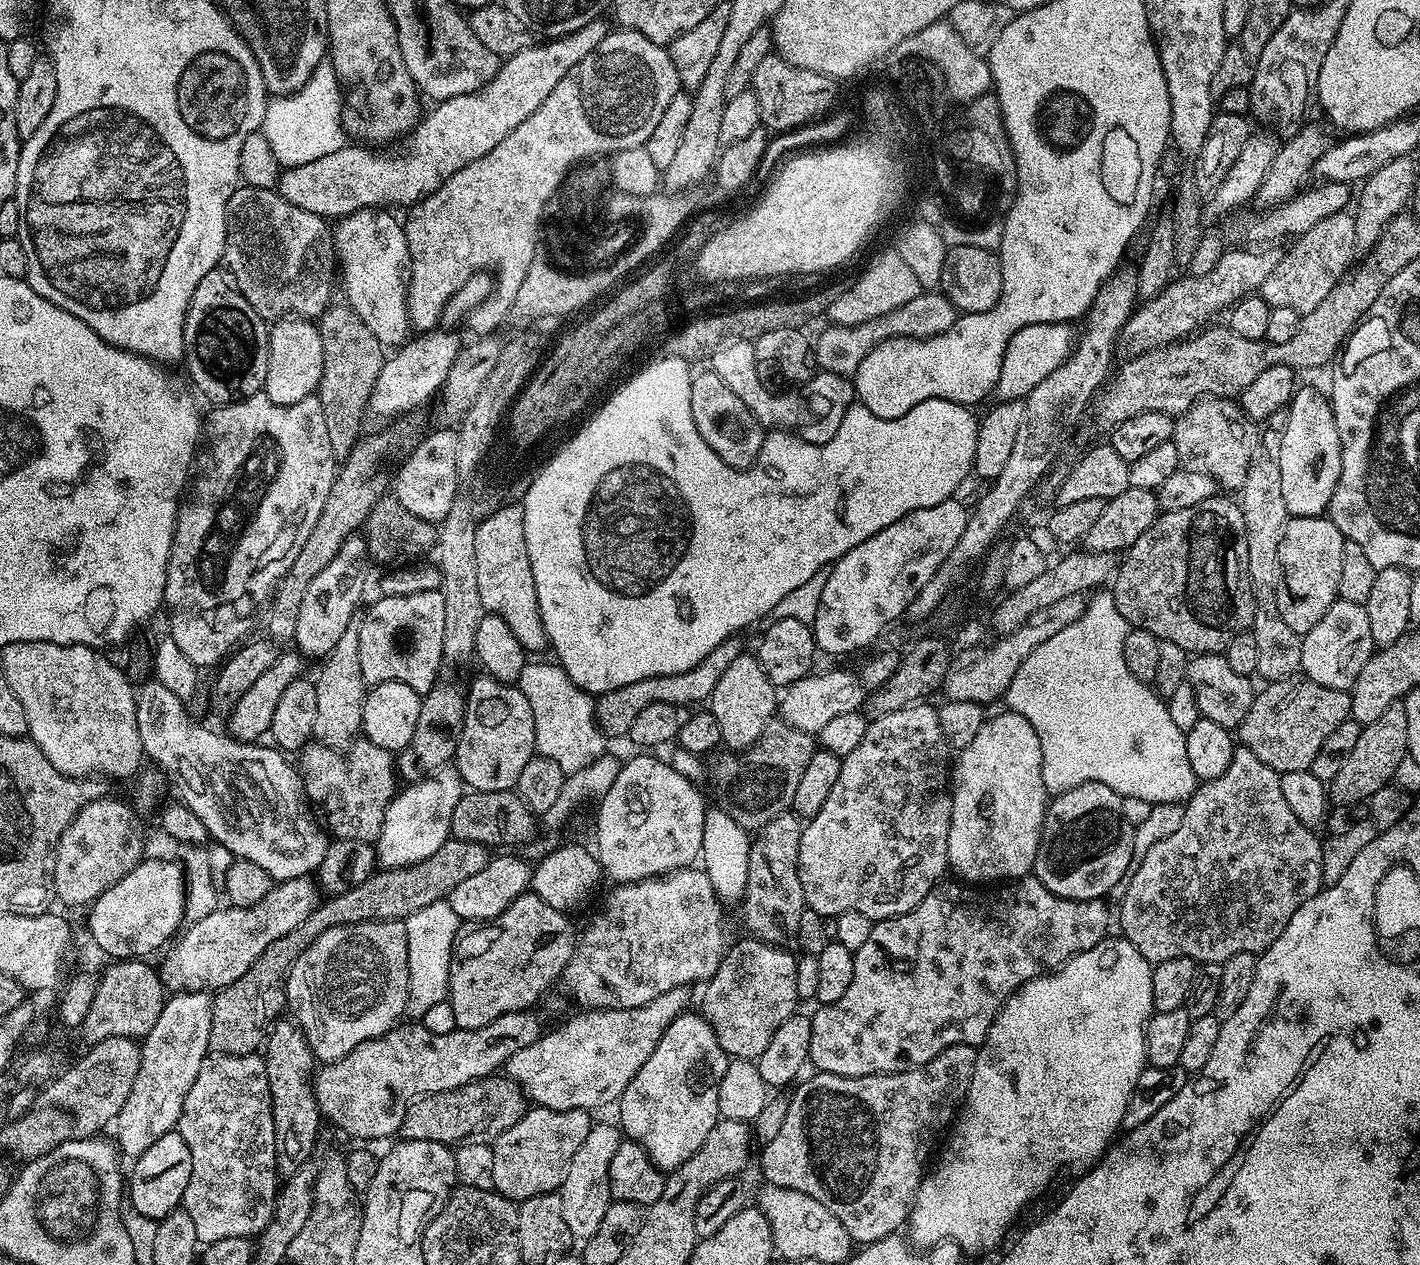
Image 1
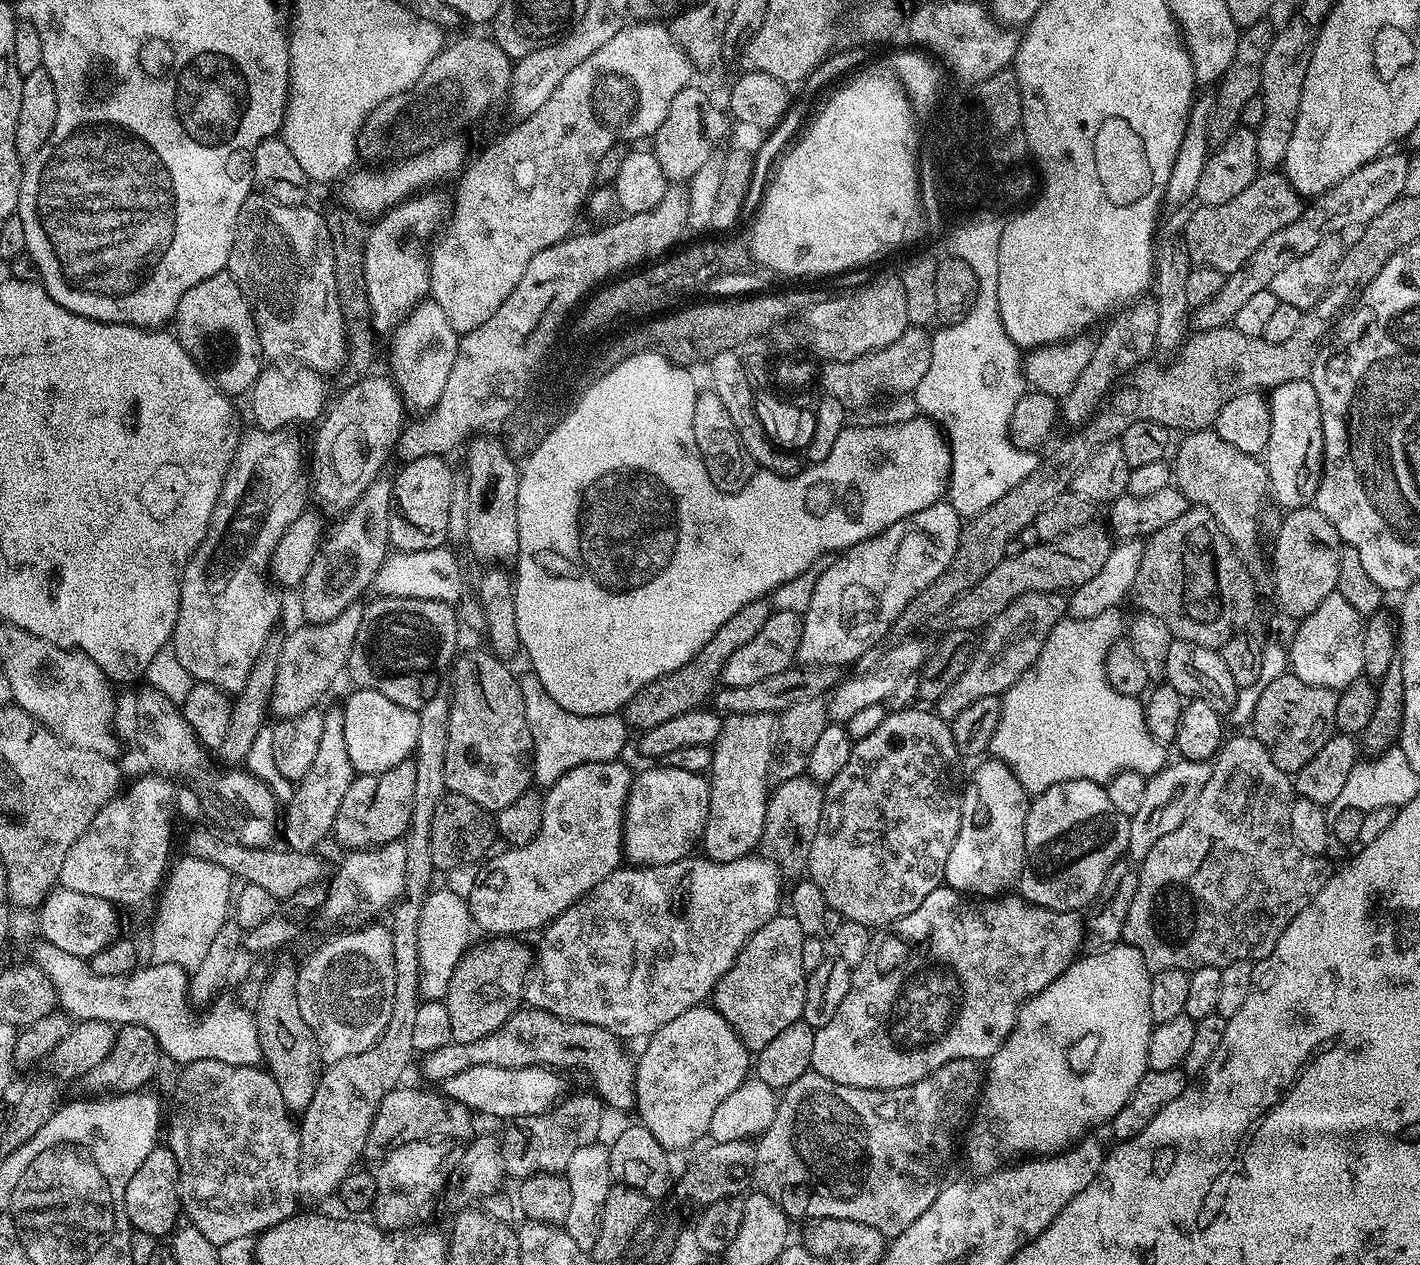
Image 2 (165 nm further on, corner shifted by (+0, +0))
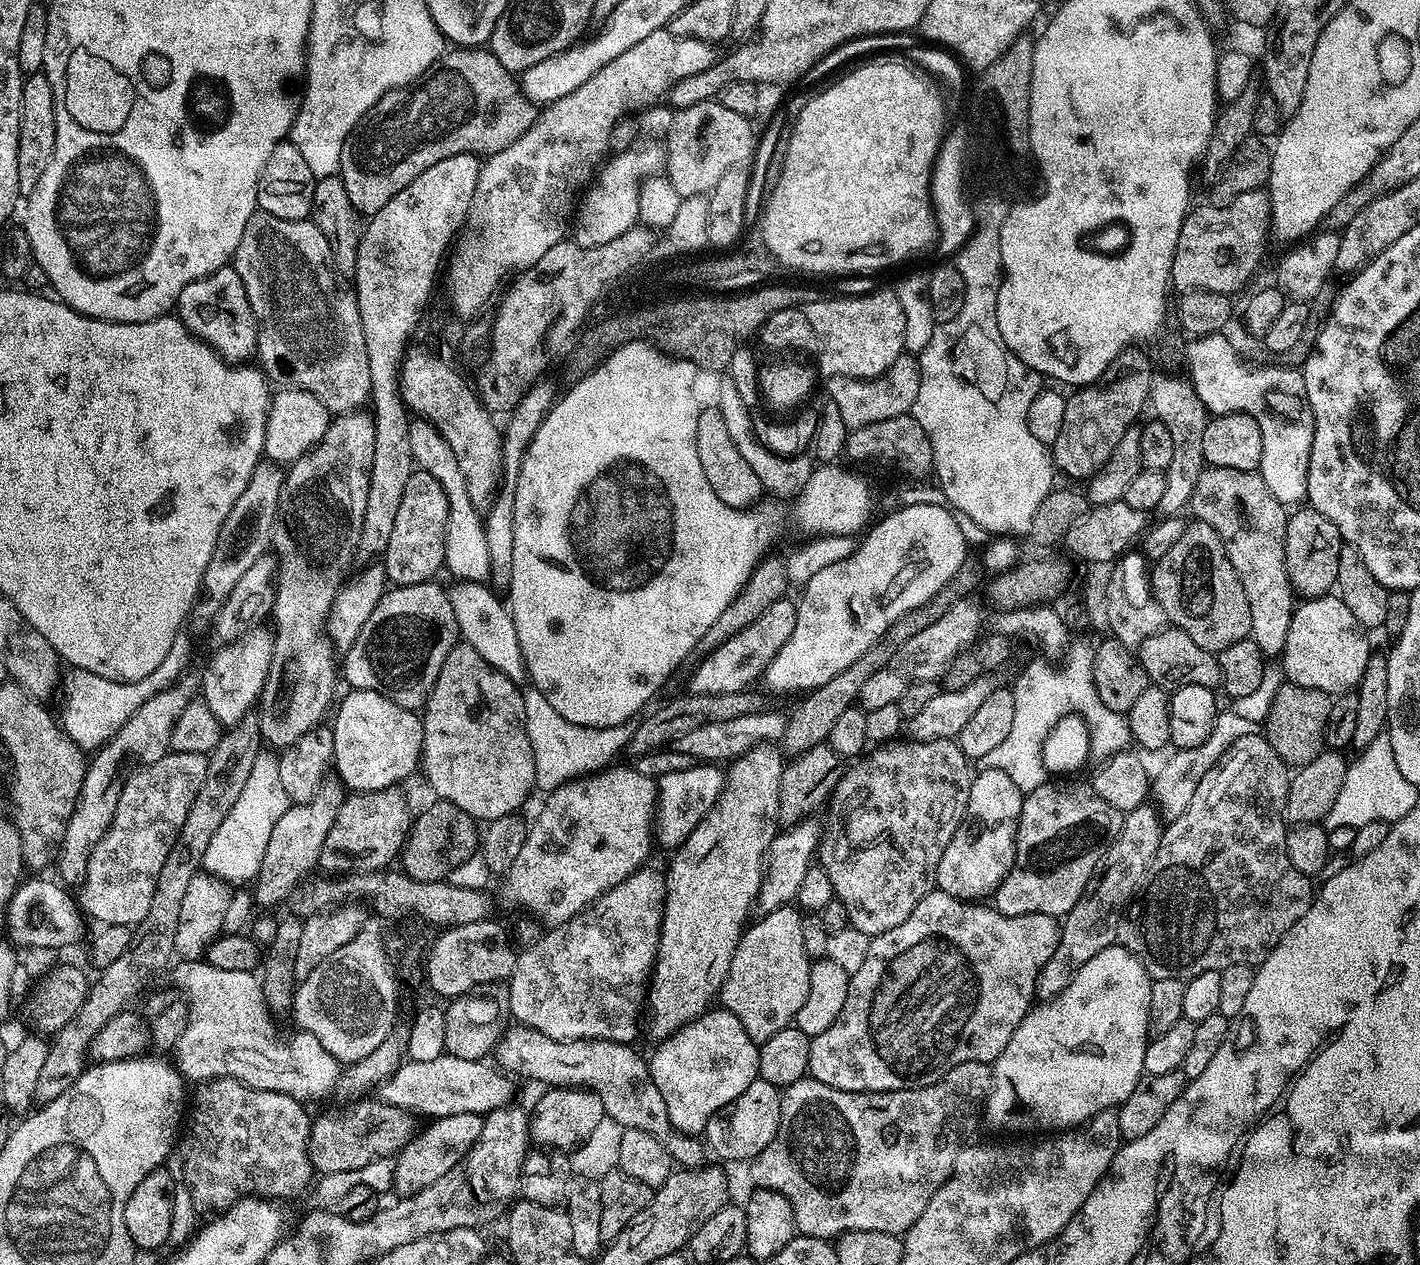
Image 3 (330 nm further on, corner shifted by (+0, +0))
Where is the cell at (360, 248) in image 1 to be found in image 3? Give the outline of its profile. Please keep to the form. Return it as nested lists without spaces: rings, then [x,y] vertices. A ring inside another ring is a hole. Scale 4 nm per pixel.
[[[419,418],[408,425],[410,434],[410,450],[413,463],[423,472],[429,472],[446,490],[449,513],[460,512],[460,520],[449,518],[446,522],[446,538],[444,539],[444,562],[447,571],[452,571],[460,582],[484,582],[492,575],[490,550],[486,548],[486,534],[481,509],[470,502],[470,494],[466,494],[466,481],[462,479],[462,469],[458,467],[458,458],[454,458],[454,450],[446,445],[445,439],[438,434],[435,427]]]

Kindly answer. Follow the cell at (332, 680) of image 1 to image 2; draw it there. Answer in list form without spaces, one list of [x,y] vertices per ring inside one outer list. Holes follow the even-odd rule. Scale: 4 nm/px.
[[[343,707],[327,709],[322,722],[322,739],[310,770],[295,785],[292,799],[287,801],[288,813],[282,816],[282,834],[288,838],[287,845],[294,850],[312,850],[323,842],[336,827],[338,806],[346,790],[350,790],[354,769],[350,753],[346,751],[346,726]]]

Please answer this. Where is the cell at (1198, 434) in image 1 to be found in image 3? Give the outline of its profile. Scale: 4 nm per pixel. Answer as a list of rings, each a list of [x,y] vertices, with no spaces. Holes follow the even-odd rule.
[[[1205,467],[1198,478],[1198,486],[1194,486],[1190,512],[1201,524],[1210,526],[1222,538],[1222,546],[1230,558],[1230,566],[1238,574],[1242,582],[1242,590],[1246,590],[1246,602],[1250,606],[1250,639],[1258,646],[1265,657],[1279,657],[1284,650],[1286,630],[1290,630],[1290,618],[1294,611],[1294,589],[1286,570],[1286,526],[1289,509],[1270,494],[1270,486],[1260,477],[1259,471],[1242,472],[1225,468]]]

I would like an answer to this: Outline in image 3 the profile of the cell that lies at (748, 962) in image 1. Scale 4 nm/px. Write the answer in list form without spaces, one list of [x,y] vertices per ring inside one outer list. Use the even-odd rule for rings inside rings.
[[[785,906],[764,912],[761,917],[757,924],[745,927],[718,997],[722,1007],[742,1022],[742,1030],[758,1046],[795,1021],[810,990],[812,969],[806,946],[802,946],[804,916],[795,907]]]

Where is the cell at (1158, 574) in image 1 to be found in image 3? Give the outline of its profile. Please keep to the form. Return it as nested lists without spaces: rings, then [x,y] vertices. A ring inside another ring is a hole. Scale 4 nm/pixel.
[[[1199,522],[1189,523],[1182,538],[1178,538],[1178,542],[1174,542],[1170,550],[1166,550],[1161,560],[1151,565],[1150,575],[1152,592],[1162,606],[1167,623],[1173,628],[1186,630],[1186,634],[1190,634],[1190,638],[1194,638],[1194,642],[1198,642],[1202,650],[1218,654],[1226,650],[1226,646],[1234,646],[1234,642],[1249,639],[1250,606],[1246,602],[1246,590],[1242,590],[1242,582],[1234,566],[1230,566],[1230,558],[1222,546],[1222,538],[1218,538],[1218,534],[1210,526]]]

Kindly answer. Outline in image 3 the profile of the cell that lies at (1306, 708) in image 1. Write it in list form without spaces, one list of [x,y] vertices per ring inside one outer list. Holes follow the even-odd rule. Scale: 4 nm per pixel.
[[[1291,682],[1284,685],[1272,696],[1272,705],[1268,708],[1268,721],[1262,724],[1270,746],[1274,746],[1277,754],[1289,766],[1299,766],[1306,762],[1314,762],[1318,754],[1325,751],[1324,731],[1326,717],[1330,715],[1333,697],[1322,690],[1310,690],[1306,686],[1298,686]]]

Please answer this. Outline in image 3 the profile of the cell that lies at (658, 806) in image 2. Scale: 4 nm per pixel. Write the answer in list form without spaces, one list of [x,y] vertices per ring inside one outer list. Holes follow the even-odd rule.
[[[696,762],[690,770],[678,770],[674,774],[666,774],[659,777],[658,780],[658,805],[655,809],[654,836],[657,841],[660,840],[668,847],[668,850],[675,850],[680,847],[680,843],[684,841],[694,830],[694,826],[698,826],[698,822],[702,822],[702,818],[706,818],[706,814],[714,806],[714,802],[720,796],[720,791],[724,788],[724,778],[726,772],[723,767],[717,766],[712,762]]]

